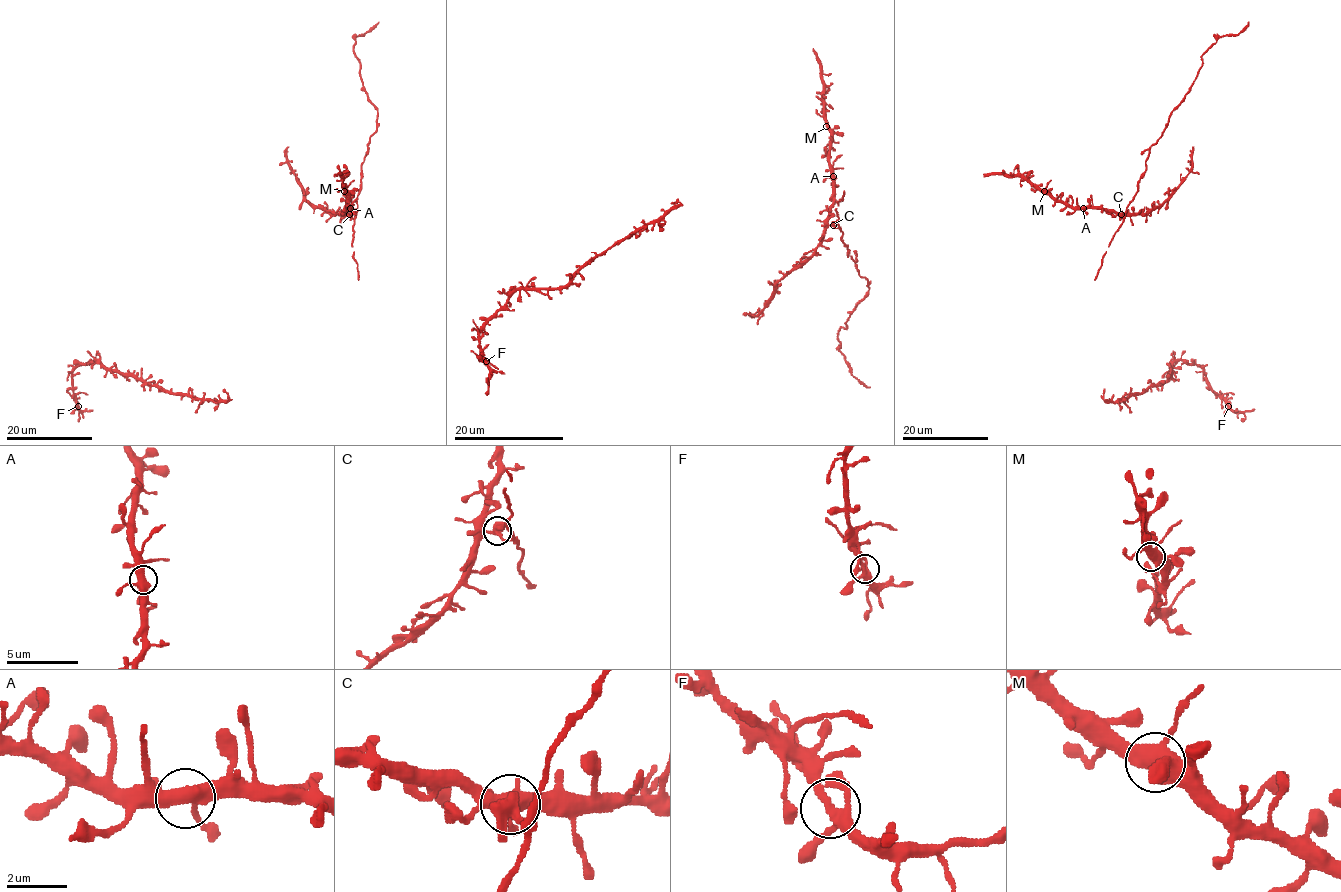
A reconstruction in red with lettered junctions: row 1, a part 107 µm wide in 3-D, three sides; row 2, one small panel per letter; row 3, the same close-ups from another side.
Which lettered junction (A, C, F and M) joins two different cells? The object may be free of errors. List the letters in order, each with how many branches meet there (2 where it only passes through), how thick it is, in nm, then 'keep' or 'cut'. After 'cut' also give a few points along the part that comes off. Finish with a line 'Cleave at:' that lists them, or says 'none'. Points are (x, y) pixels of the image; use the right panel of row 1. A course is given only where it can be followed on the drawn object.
A: branches 3; calibre 420 nm; keep
C: branches 3; calibre 400 nm; keep
F: branches 3; calibre 300 nm; keep
M: branches 3; calibre 460 nm; keep
Cleave at: none

